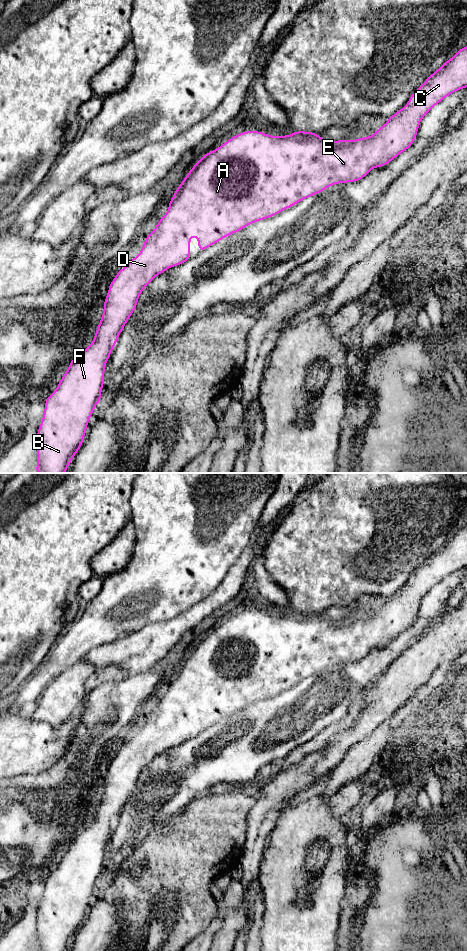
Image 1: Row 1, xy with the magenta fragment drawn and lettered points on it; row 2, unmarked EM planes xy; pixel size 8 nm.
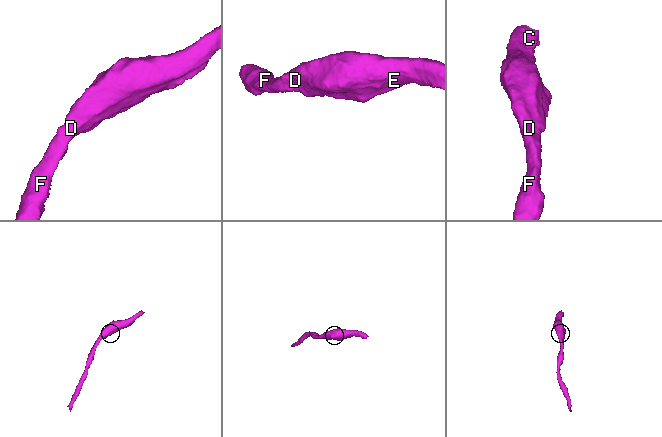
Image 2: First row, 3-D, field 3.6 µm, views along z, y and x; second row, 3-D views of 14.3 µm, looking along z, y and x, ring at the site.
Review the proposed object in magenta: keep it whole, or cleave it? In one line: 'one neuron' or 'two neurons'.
one neuron

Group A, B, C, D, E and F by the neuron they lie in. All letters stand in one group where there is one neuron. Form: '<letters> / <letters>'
A B C D E F

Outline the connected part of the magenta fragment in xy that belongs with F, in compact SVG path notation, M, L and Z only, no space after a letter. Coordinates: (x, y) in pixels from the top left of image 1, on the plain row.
M467 526L429 555L420 568L411 574L408 584L402 587L372 616L353 621L342 619L331 621L321 619L318 613L293 611L290 616L271 616L261 611L244 611L231 617L223 625L203 635L191 648L187 656L169 680L167 693L158 701L155 710L150 712L139 735L126 743L126 748L117 752L109 763L108 775L104 780L104 790L100 804L96 808L94 820L70 842L58 867L44 881L45 889L40 907L37 910L36 951L66 951L71 940L81 928L86 908L95 886L101 882L104 867L104 851L118 816L137 787L141 772L157 755L173 746L179 746L190 739L190 716L198 716L198 732L201 733L223 718L234 714L247 705L277 695L310 676L323 672L327 667L338 663L360 661L370 650L383 647L406 631L417 616L422 598L448 575L467 567Z

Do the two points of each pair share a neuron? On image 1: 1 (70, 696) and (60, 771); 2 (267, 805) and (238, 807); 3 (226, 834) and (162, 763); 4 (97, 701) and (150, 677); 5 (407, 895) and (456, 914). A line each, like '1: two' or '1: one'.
1: two
2: two
3: two
4: one
5: two

